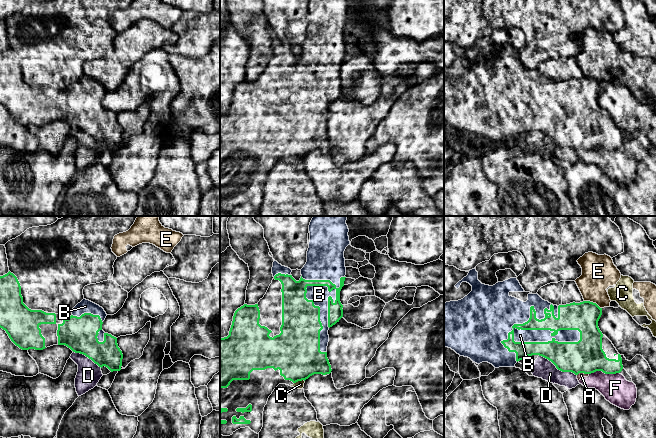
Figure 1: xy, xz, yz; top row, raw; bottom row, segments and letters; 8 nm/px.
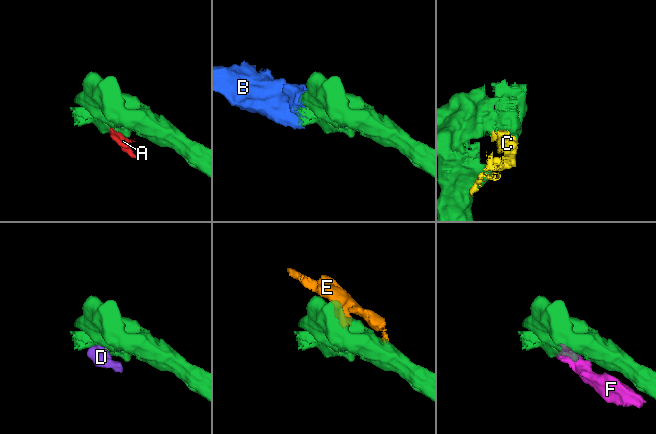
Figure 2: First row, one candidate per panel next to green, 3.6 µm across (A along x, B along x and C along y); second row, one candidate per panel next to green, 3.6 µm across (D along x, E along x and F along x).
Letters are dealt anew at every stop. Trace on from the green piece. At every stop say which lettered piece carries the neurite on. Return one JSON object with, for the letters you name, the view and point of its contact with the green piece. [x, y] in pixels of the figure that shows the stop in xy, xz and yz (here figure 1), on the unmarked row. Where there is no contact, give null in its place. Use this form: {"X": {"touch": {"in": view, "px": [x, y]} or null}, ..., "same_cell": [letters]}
{"B": {"touch": {"in": "yz", "px": [539, 105]}}, "same_cell": ["B"]}

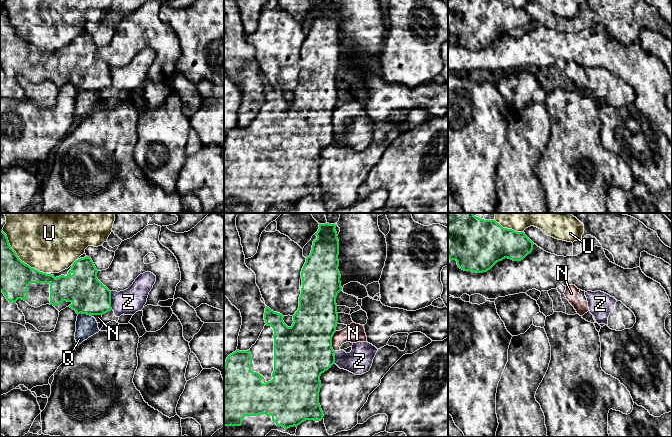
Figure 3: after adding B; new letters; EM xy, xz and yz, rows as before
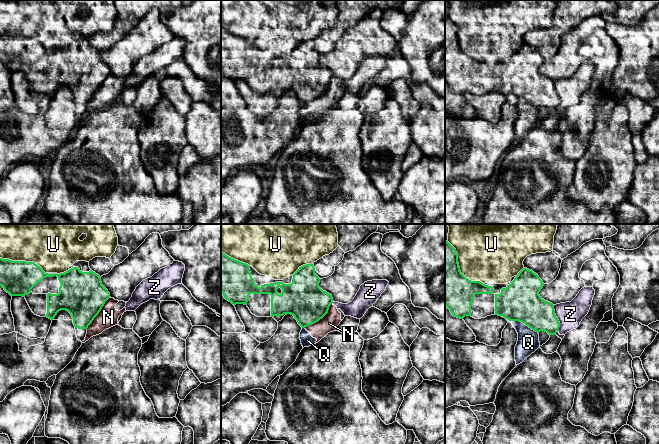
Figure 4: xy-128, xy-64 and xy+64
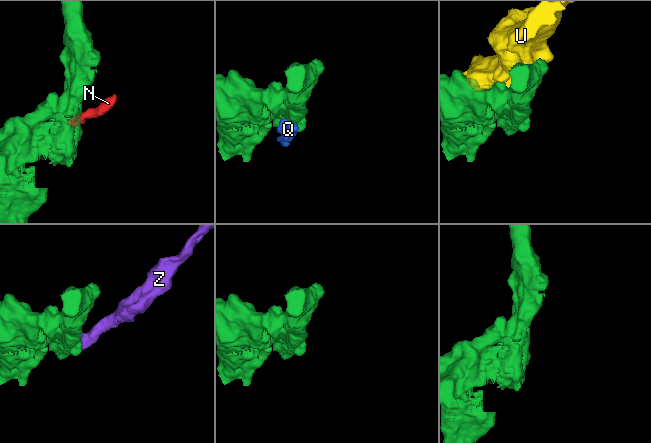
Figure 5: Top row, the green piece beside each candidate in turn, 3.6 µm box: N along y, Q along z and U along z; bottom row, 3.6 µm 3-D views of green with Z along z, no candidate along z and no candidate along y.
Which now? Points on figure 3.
{"same_cell": []}

